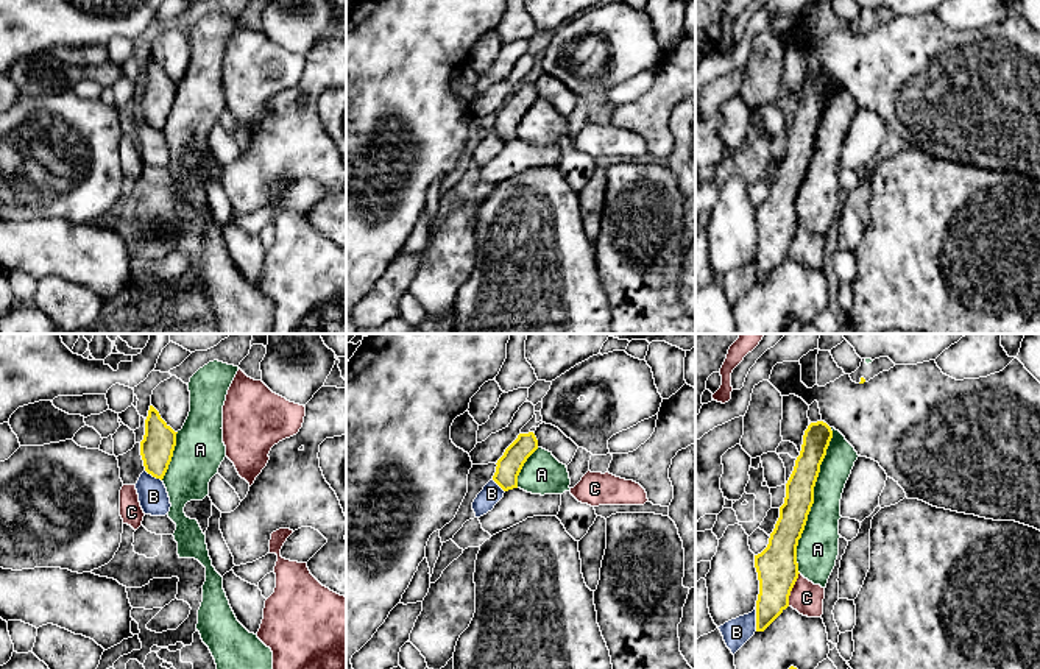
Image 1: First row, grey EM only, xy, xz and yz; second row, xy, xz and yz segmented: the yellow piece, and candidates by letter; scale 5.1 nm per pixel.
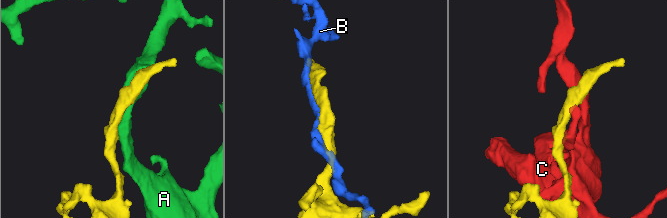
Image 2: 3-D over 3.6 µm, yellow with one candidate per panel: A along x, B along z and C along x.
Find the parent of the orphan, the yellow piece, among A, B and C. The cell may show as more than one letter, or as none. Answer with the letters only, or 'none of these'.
A

